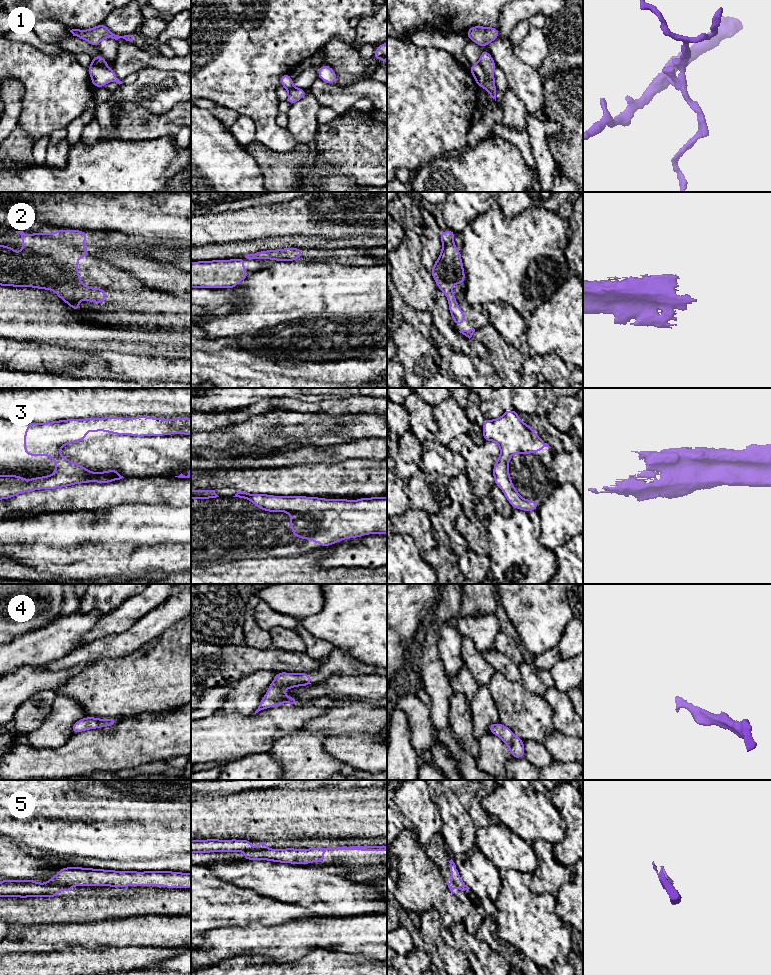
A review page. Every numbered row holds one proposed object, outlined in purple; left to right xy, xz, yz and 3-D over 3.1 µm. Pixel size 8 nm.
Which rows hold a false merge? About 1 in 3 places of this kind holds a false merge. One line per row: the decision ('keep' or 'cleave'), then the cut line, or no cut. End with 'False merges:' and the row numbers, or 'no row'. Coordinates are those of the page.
1: cleave | yz (478, 63), (484, 71), (484, 85)
2: cleave | xy (56, 291), (62, 294), (74, 295), (78, 301)
3: keep | no cut
4: keep | no cut
5: keep | no cut
False merges: 1, 2

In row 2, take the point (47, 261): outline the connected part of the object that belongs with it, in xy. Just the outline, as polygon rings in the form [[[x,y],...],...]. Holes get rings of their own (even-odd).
[[[57,230],[52,234],[34,232],[32,235],[25,234],[23,231],[16,231],[22,238],[22,251],[17,253],[10,246],[0,245],[0,286],[13,287],[33,287],[46,289],[69,296],[75,295],[76,300],[87,300],[100,304],[106,300],[106,289],[92,288],[81,282],[78,271],[78,259],[88,256],[84,242],[87,236],[84,230]]]

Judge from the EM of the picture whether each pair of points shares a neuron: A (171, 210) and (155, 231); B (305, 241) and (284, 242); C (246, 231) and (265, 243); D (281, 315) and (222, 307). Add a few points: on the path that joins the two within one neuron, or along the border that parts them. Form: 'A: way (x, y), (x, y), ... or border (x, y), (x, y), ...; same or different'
A: way (168, 215), (157, 226); same
B: way (300, 241), (289, 242); same
C: border (282, 235), (236, 242); different
D: border (232, 289), (240, 305), (230, 313), (213, 315); different

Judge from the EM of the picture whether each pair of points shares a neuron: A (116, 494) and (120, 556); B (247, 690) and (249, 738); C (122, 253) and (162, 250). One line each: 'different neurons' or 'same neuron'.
A: different neurons
B: different neurons
C: different neurons

